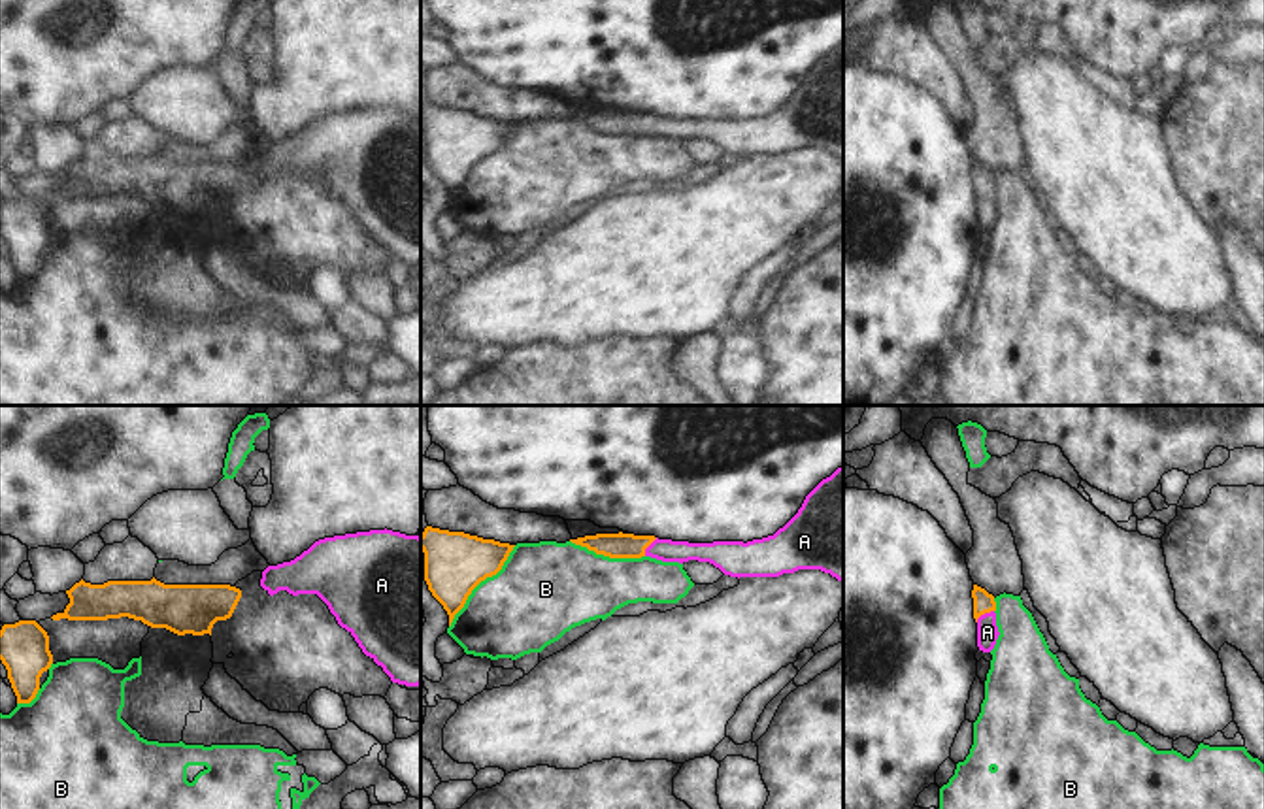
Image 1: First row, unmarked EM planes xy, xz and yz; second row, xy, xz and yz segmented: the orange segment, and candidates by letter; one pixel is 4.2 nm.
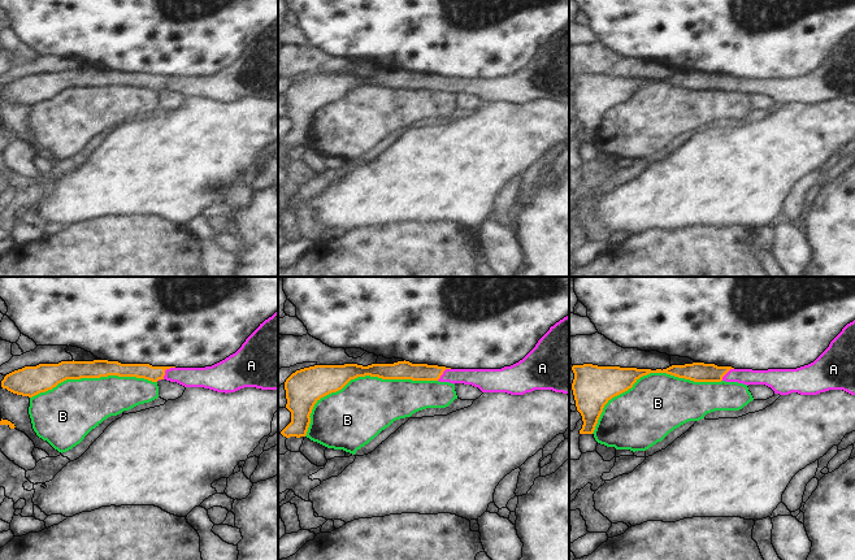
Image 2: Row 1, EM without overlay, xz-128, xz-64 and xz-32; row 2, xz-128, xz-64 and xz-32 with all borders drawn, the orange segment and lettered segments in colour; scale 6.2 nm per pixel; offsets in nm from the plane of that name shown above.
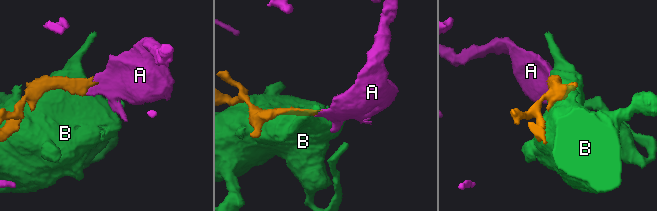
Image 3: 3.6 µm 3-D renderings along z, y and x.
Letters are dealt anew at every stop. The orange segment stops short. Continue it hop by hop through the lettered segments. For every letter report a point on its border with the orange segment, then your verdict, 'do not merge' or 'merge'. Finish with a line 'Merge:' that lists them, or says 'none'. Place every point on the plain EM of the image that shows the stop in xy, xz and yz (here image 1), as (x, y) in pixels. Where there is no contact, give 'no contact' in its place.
A: meets orange in yz at (983, 191); merge
B: meets orange in xz at (480, 159); do not merge
Merge: A

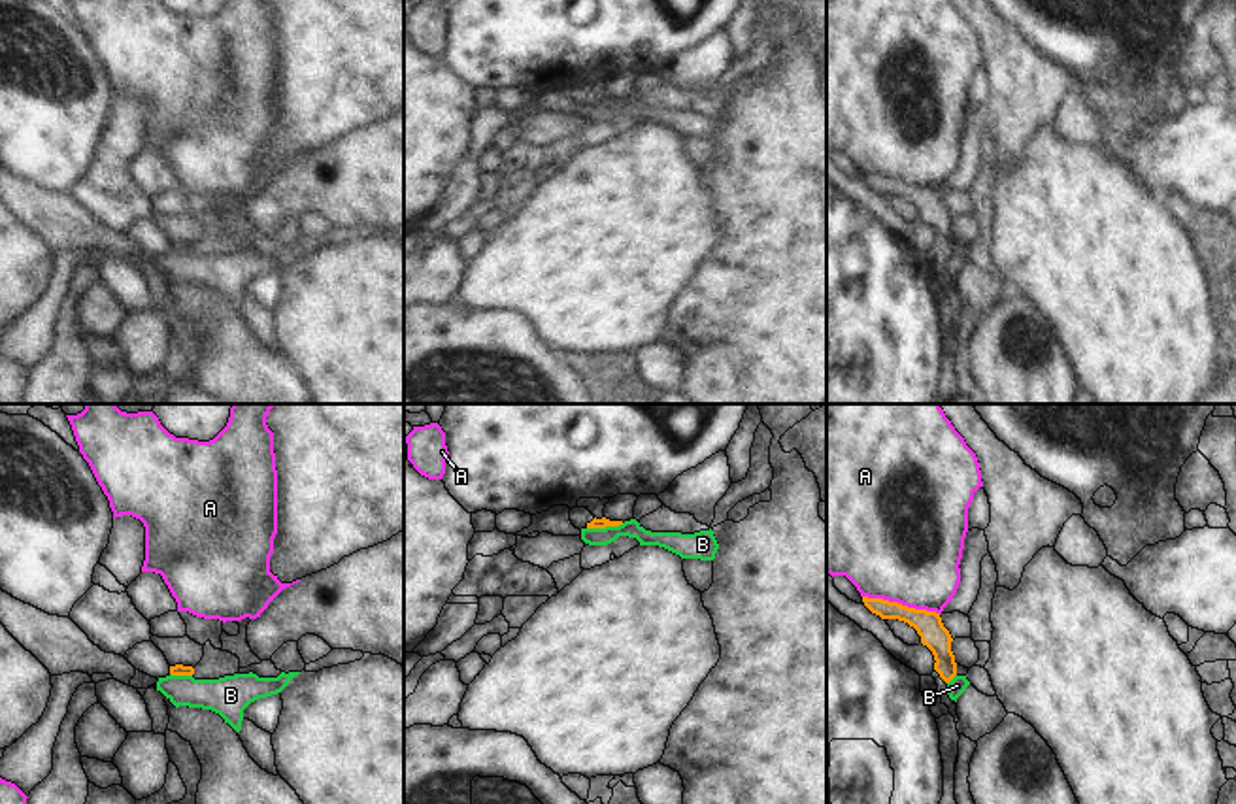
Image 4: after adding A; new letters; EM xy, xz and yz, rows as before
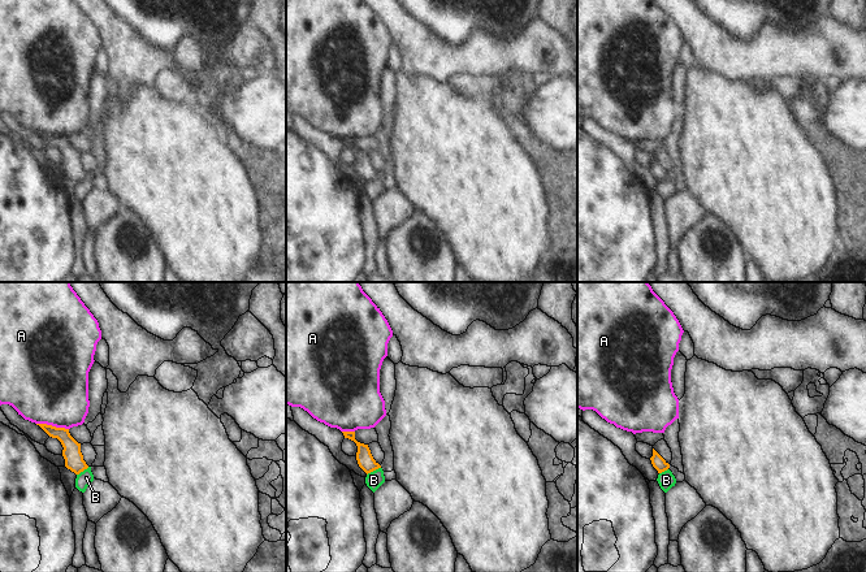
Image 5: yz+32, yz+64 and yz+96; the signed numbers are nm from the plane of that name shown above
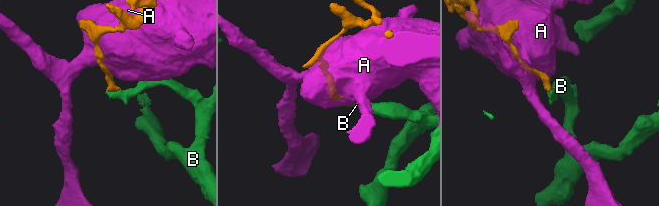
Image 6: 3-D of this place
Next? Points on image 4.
A: meets orange in yz at (901, 182); do not merge
B: meets orange in xz at (604, 104); do not merge
Merge: none

